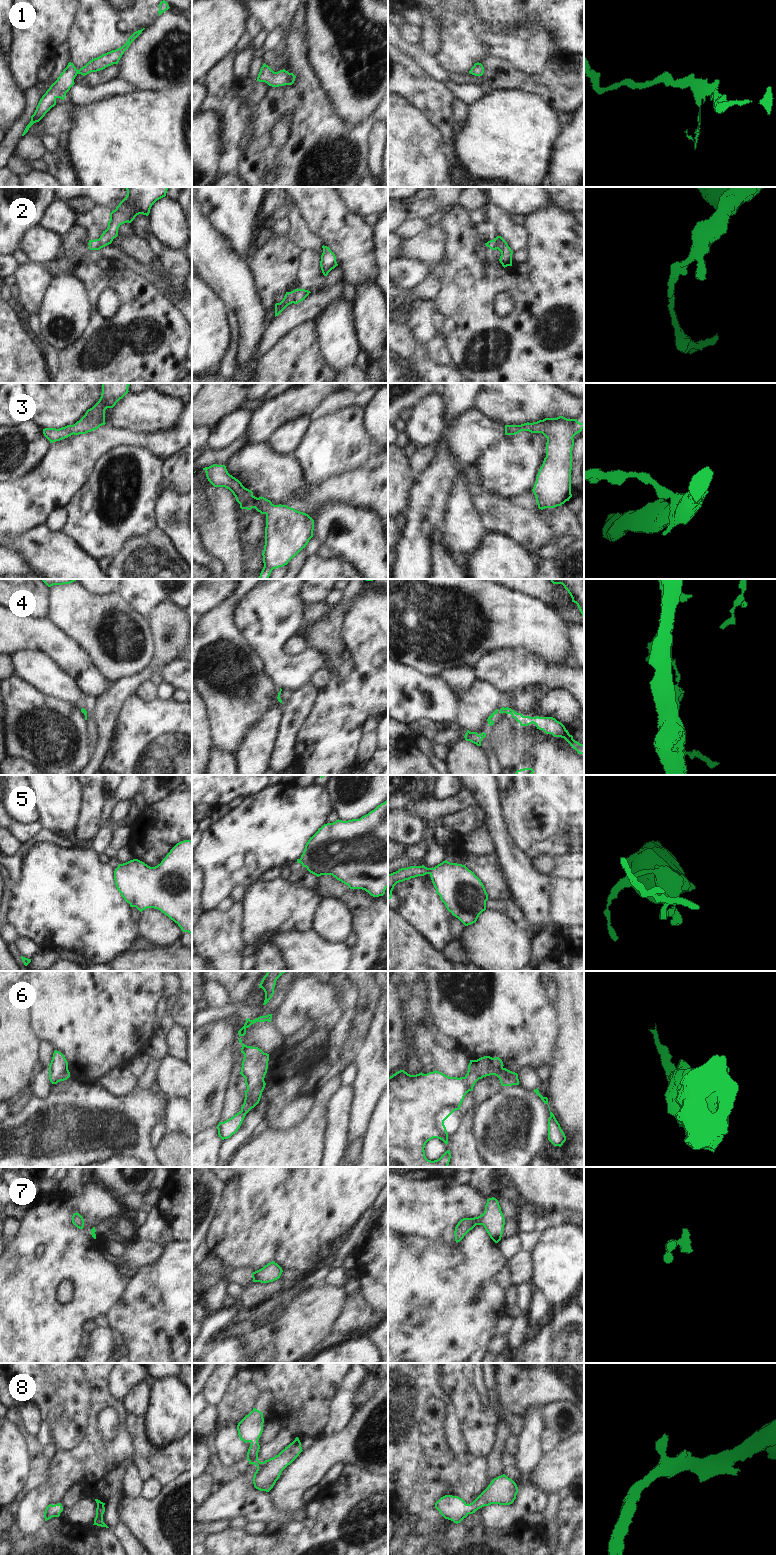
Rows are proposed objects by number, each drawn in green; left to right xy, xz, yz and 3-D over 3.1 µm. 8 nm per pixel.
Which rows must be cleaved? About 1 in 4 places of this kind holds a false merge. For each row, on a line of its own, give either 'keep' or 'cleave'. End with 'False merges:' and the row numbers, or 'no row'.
1: keep
2: cleave
3: keep
4: keep
5: keep
6: cleave
7: keep
8: keep
False merges: 2, 6

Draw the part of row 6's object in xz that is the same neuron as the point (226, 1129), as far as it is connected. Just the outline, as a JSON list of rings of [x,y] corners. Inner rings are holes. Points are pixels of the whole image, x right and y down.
[[[261,1081],[254,1089],[244,1091],[245,1099],[241,1111],[228,1120],[219,1122],[217,1129],[222,1140],[230,1138],[238,1131],[246,1114],[259,1103],[265,1085],[265,1081]]]

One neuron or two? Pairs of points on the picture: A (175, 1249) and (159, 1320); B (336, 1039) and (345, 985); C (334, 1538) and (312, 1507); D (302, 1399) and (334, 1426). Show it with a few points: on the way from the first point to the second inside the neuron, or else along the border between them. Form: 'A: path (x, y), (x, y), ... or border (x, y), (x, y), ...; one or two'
A: path (175, 1267), (175, 1302); one
B: path (343, 1026), (347, 1016), (347, 998); one
C: border (317, 1497), (318, 1511), (314, 1519); two
D: border (333, 1397), (329, 1406), (328, 1421), (320, 1435); two

